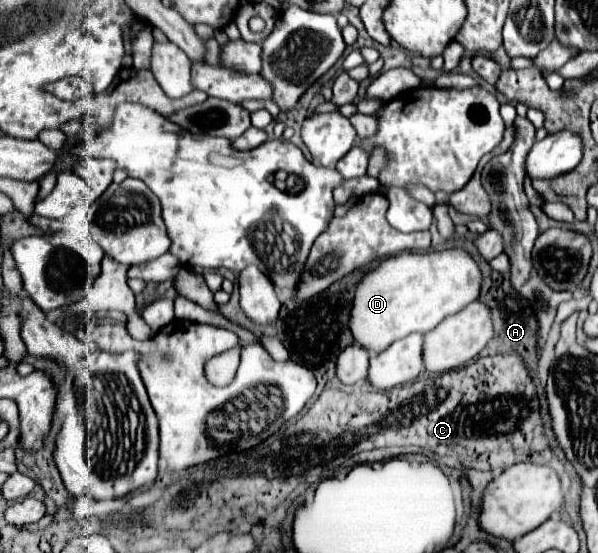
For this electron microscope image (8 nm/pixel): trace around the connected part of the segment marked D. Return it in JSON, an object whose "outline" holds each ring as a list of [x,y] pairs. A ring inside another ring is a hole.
{"outline":[[[445,249],[441,253],[399,253],[367,273],[357,285],[349,331],[371,355],[385,351],[393,341],[411,333],[429,333],[445,317],[455,315],[461,307],[479,297],[481,271],[469,253],[463,249]]]}

